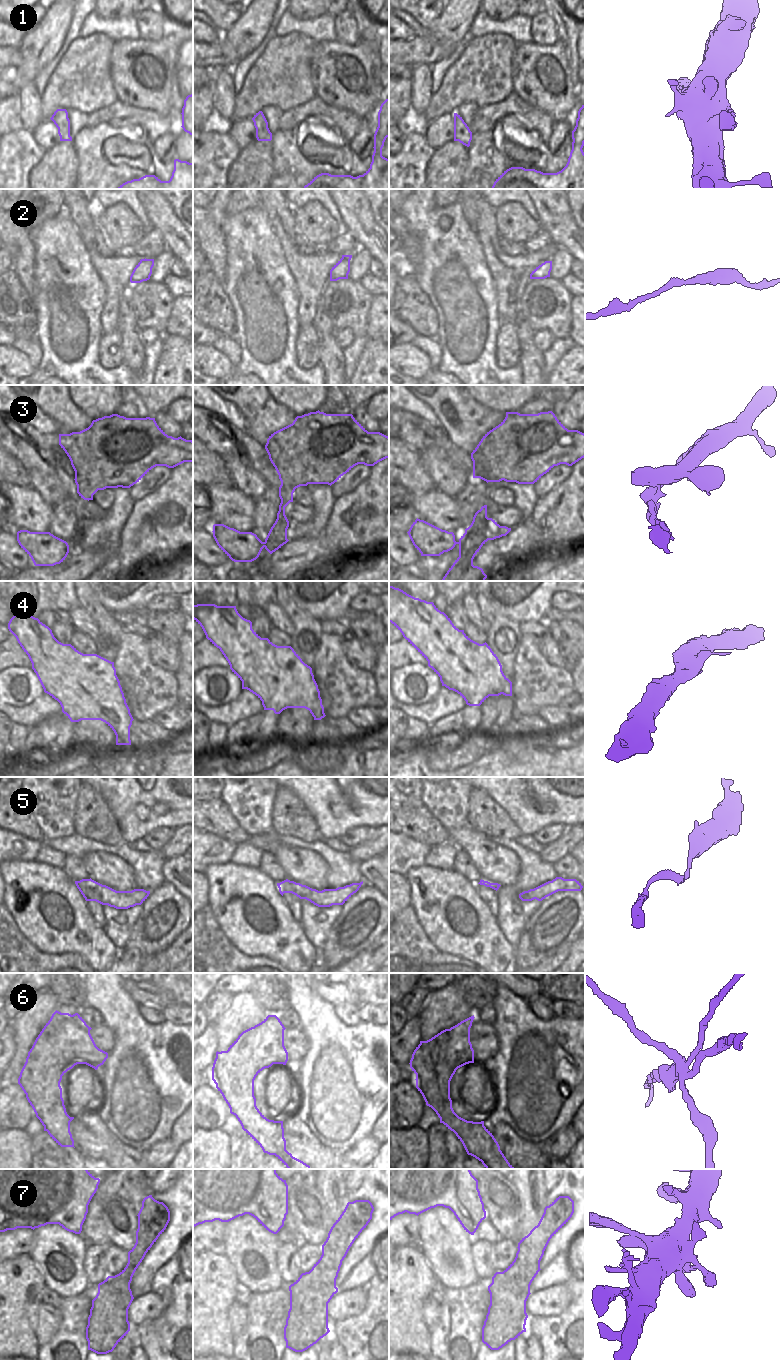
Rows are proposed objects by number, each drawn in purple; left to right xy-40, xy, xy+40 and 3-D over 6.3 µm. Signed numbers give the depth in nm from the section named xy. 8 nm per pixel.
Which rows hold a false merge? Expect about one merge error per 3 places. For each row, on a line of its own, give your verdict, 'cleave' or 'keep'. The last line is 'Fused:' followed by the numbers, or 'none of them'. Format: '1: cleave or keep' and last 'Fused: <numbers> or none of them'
1: keep
2: keep
3: cleave
4: keep
5: keep
6: cleave
7: keep
Fused: 3, 6

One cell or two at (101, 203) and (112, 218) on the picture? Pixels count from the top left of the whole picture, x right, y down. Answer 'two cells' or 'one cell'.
two cells

